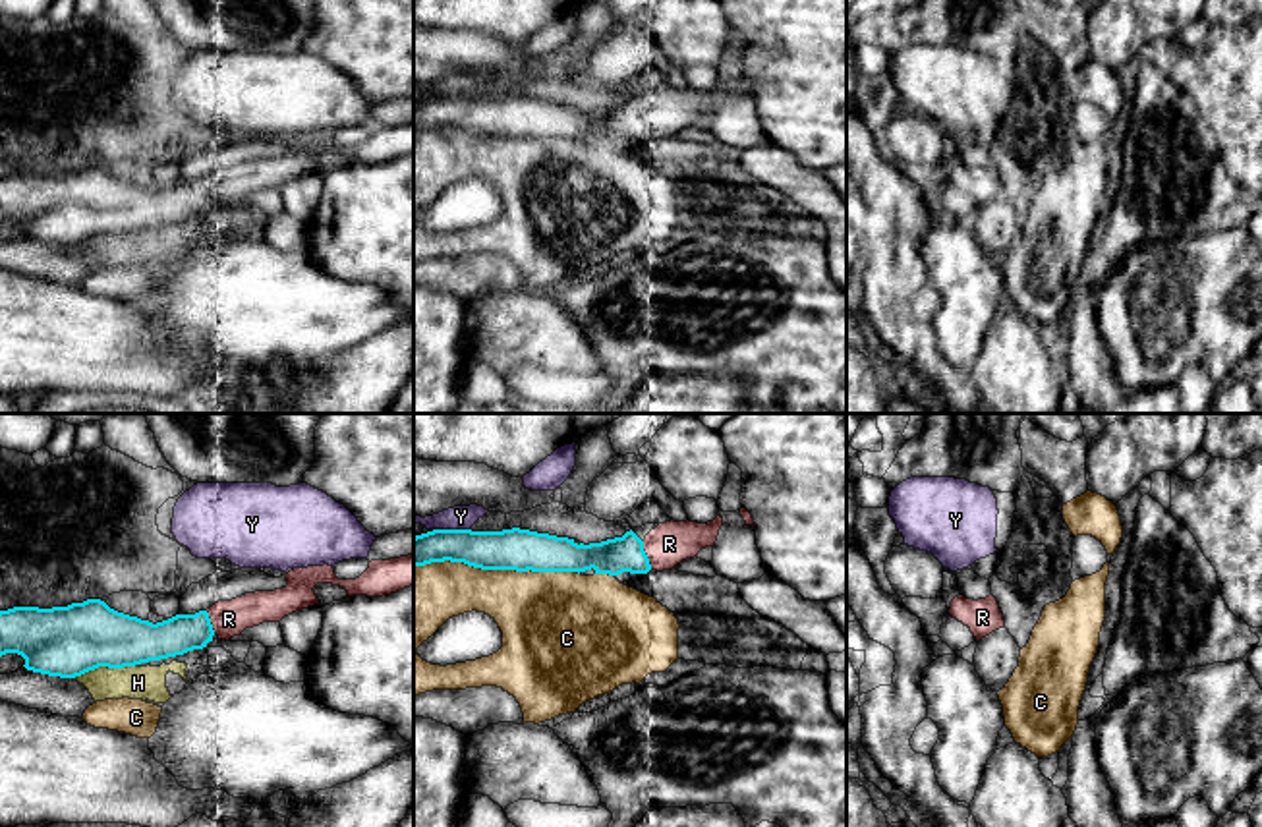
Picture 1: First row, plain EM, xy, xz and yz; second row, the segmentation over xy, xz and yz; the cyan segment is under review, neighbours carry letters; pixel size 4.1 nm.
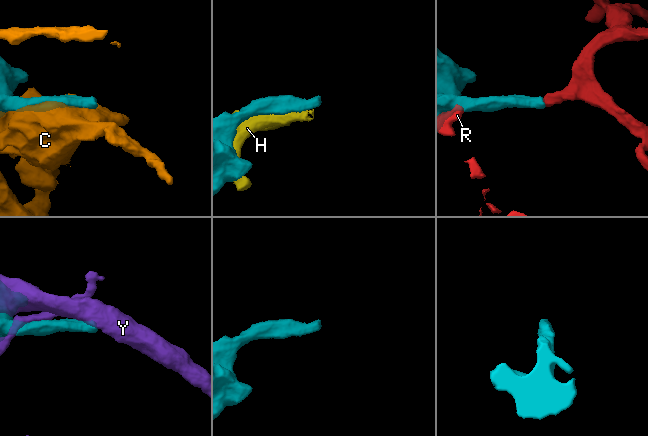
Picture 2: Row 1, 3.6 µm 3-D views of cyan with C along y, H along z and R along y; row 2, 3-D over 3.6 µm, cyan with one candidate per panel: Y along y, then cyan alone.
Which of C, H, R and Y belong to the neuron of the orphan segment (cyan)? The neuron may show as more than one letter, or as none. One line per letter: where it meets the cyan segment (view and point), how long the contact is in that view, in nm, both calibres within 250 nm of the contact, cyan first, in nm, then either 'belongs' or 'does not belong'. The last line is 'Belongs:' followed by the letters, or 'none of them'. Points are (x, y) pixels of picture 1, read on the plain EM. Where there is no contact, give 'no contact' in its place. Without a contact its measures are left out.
C: contact xz (497, 136); length 700 nm; calibres 180 and 340 nm; does not belong
H: contact xy (105, 232); length 280 nm; calibres 300 and 140 nm; does not belong
R: contact xz (646, 122); length 130 nm; calibres 150 and 180 nm; belongs
Y: contact xz (453, 97); length 160 nm; calibres 170 and 100 nm; does not belong
Belongs: R

